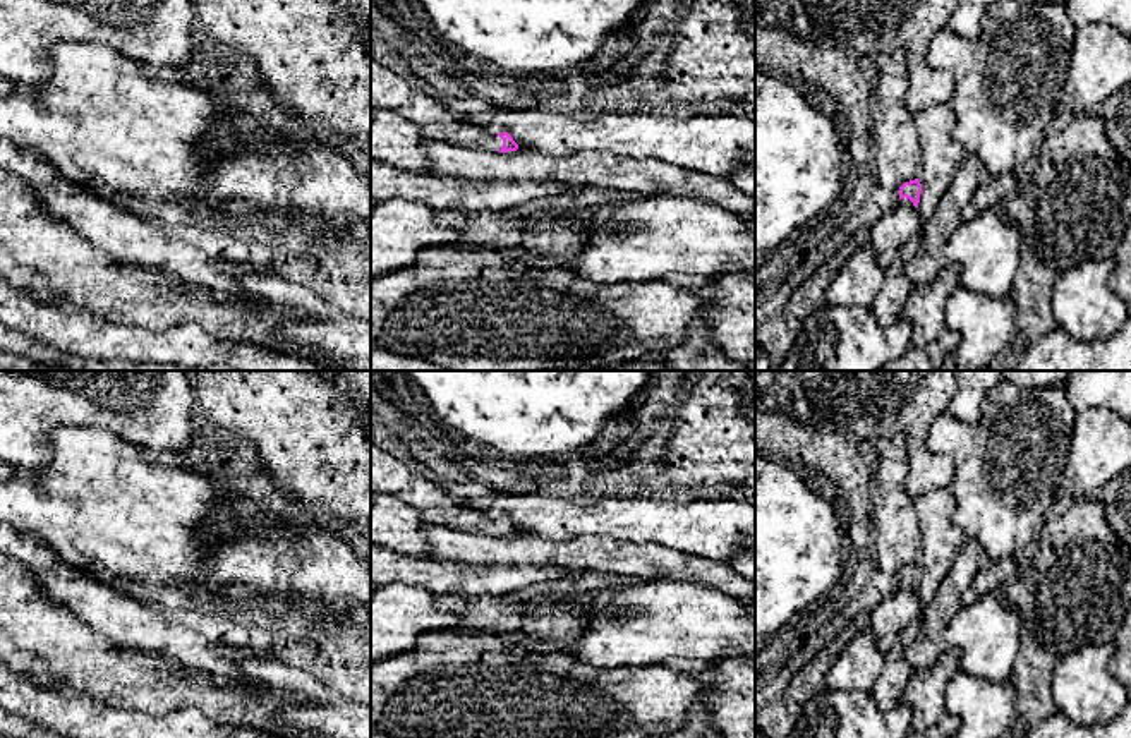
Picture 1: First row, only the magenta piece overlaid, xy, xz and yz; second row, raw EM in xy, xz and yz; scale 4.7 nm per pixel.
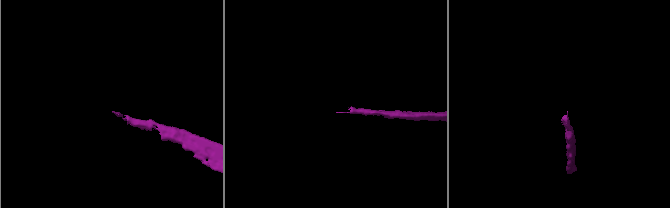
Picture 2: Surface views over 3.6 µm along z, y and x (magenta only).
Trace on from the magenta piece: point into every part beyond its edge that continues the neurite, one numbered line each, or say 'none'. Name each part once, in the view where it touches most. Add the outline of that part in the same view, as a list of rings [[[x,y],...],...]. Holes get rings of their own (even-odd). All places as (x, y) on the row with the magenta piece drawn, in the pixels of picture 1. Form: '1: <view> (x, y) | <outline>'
1: yz (896, 227) | [[[906,197],[899,199],[894,209],[880,215],[870,227],[868,244],[875,251],[882,269],[892,263],[903,244],[922,232],[922,227],[923,221],[918,209]]]

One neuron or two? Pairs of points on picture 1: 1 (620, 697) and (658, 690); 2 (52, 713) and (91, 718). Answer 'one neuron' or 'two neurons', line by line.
1: one neuron
2: one neuron

